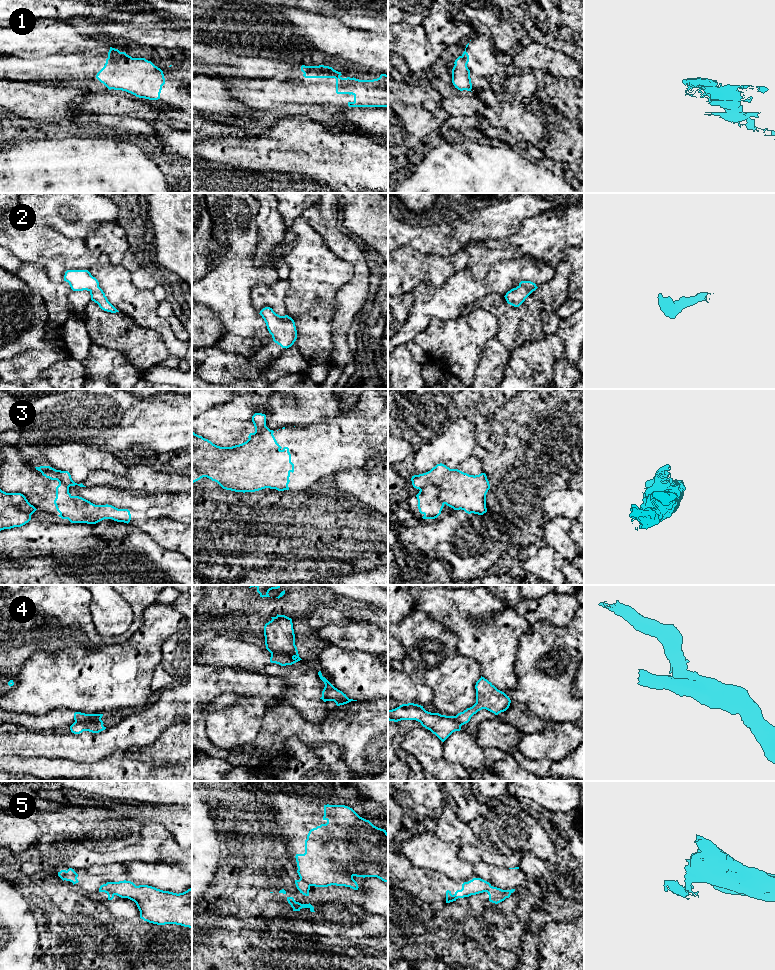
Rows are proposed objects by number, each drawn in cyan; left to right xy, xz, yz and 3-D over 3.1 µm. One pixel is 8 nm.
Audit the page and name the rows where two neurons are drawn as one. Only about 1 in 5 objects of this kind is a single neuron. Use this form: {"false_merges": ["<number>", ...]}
{"false_merges": ["1", "3", "4", "5"]}

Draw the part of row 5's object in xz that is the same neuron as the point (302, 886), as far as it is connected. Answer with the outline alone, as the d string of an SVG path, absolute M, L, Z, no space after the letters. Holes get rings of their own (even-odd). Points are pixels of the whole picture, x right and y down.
M301 879L295 880L295 884L300 893L305 896L309 896L310 884L305 881L302 881Z

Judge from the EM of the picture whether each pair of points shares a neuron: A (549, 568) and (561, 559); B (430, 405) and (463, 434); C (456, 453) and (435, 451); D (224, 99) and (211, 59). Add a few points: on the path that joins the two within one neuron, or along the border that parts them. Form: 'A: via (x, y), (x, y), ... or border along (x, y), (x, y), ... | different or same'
A: border along (555, 566), (561, 570) | different
B: border along (447, 427), (442, 433) | different
C: via (451, 451), (440, 451) | same
D: border along (202, 75), (217, 78) | different

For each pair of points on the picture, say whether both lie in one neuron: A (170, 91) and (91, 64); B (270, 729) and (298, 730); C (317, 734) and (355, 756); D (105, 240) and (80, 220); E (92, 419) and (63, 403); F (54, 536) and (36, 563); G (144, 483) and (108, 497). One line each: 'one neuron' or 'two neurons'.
A: one neuron
B: one neuron
C: one neuron
D: two neurons
E: one neuron
F: two neurons
G: two neurons

